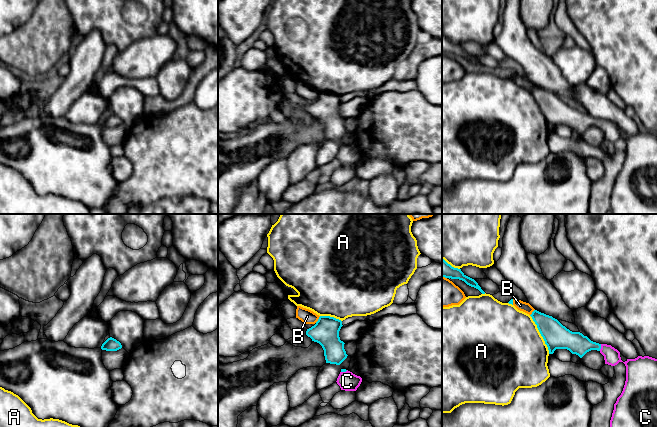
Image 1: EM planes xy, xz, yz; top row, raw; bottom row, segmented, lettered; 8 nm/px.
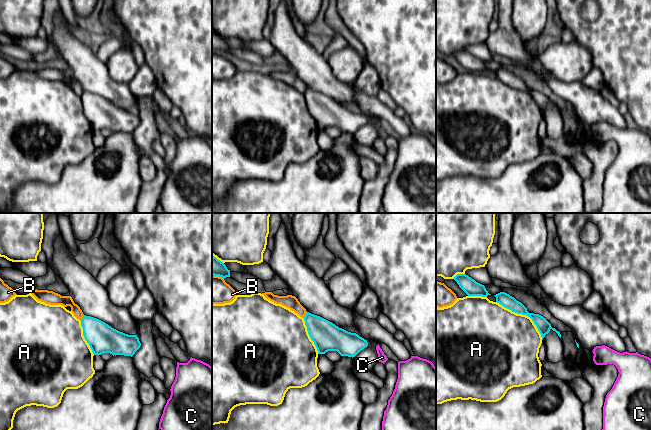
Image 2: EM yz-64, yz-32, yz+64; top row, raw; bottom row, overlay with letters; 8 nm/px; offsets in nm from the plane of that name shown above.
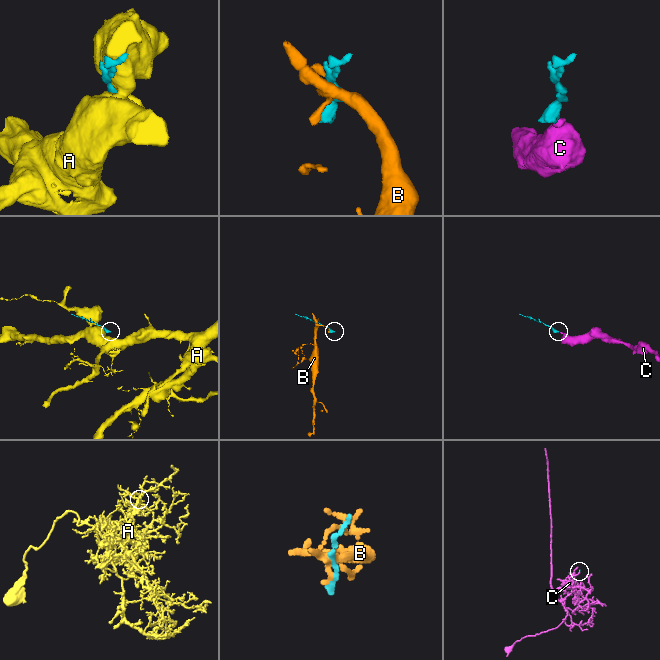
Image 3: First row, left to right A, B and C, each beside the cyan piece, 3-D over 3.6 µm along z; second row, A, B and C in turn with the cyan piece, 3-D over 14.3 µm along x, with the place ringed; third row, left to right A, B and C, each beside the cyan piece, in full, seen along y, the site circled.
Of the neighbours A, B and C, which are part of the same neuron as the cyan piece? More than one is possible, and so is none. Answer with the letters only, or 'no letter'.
C

